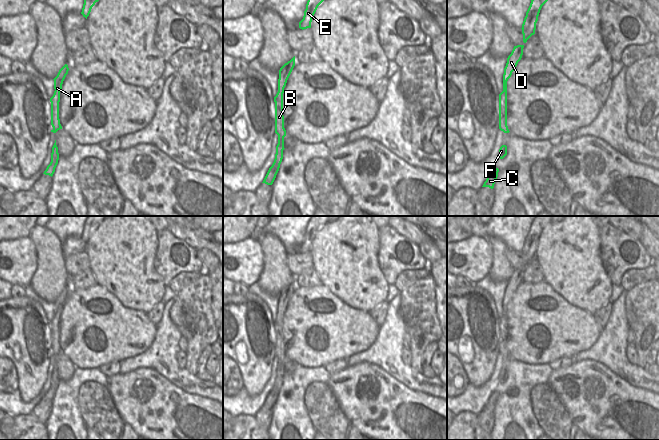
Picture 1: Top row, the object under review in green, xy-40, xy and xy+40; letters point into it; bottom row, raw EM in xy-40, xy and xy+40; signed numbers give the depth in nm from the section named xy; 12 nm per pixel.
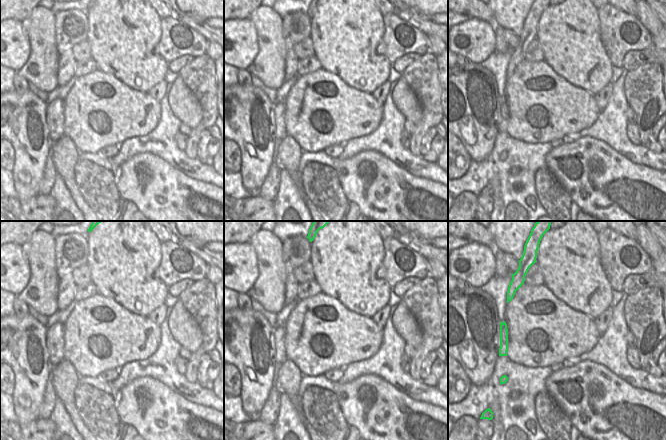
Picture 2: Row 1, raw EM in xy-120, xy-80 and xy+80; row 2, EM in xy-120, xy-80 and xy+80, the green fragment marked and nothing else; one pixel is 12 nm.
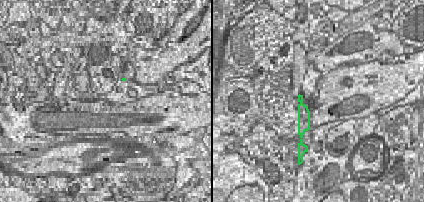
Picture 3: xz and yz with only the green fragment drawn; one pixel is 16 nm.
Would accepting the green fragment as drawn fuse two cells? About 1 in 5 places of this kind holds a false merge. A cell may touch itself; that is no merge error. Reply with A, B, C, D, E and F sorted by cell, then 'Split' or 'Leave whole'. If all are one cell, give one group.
Groups: A B C D E F. Leave whole

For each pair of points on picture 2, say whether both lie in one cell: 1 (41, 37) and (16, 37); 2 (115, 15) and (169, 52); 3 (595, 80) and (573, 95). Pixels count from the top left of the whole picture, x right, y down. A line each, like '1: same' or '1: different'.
1: different
2: different
3: different

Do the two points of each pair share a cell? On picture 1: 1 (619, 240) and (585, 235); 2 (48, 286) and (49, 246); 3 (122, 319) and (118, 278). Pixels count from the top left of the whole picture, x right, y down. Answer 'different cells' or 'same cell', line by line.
1: different cells
2: same cell
3: different cells

